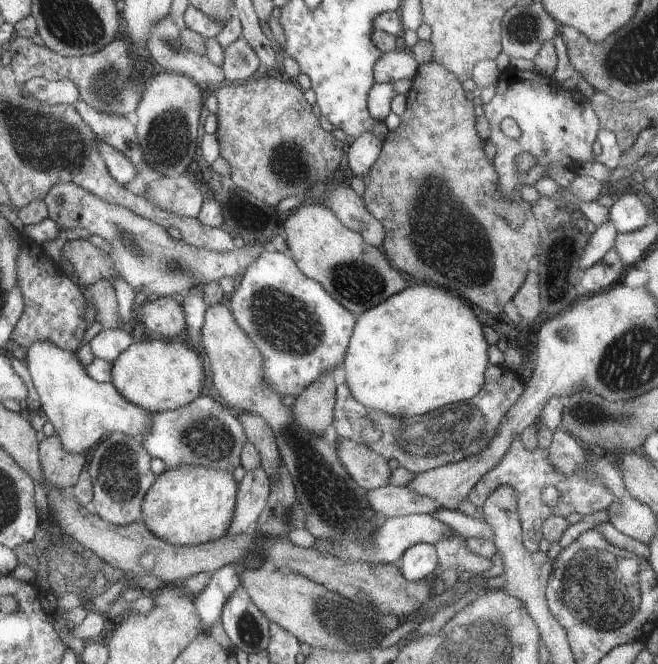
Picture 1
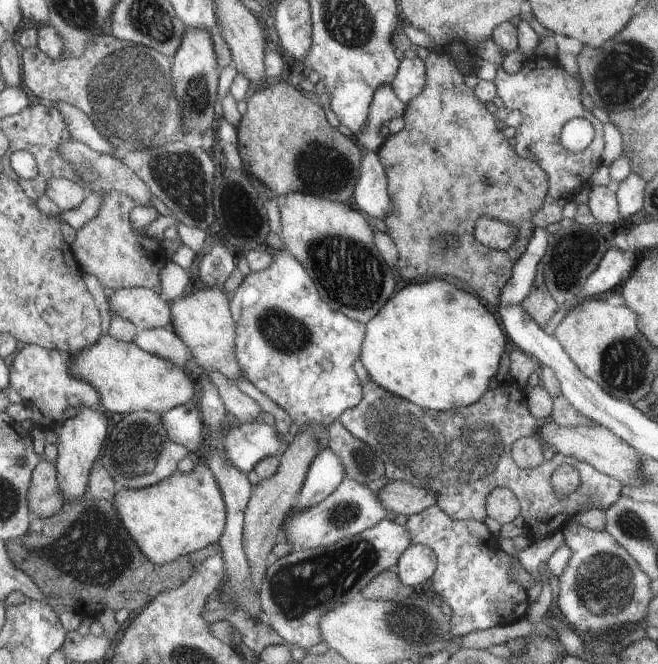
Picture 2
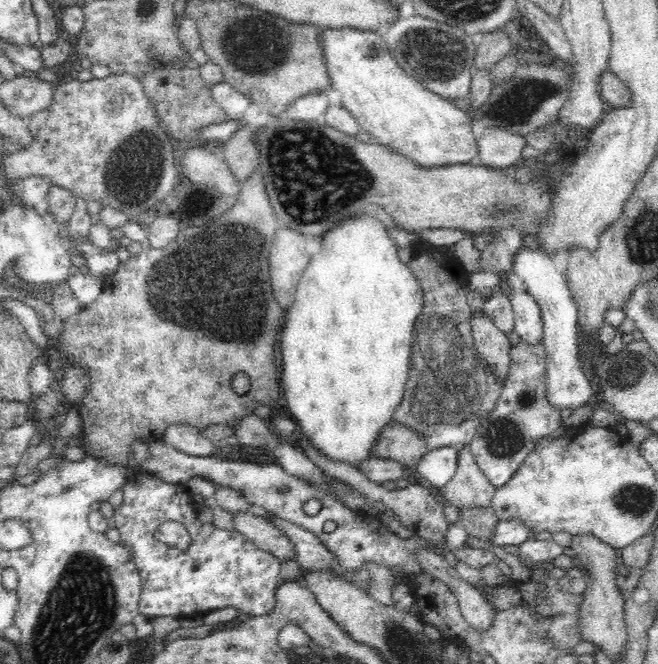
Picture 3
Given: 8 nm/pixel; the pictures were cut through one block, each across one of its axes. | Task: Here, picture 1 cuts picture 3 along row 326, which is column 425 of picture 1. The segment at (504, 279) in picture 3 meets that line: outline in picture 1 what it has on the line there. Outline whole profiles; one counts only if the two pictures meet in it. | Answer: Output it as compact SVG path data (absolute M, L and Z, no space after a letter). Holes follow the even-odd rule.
M386 485L367 491L369 505L377 514L384 518L406 515L432 514L436 509L442 509L438 501L421 497L408 487Z

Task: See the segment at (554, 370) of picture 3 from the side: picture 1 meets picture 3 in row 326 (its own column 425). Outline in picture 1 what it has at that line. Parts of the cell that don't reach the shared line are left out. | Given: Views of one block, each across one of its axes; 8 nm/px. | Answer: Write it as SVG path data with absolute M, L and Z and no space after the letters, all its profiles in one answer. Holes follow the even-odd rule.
M416 543L402 556L403 566L400 568L405 579L416 582L429 578L431 572L438 566L437 552L434 545Z

